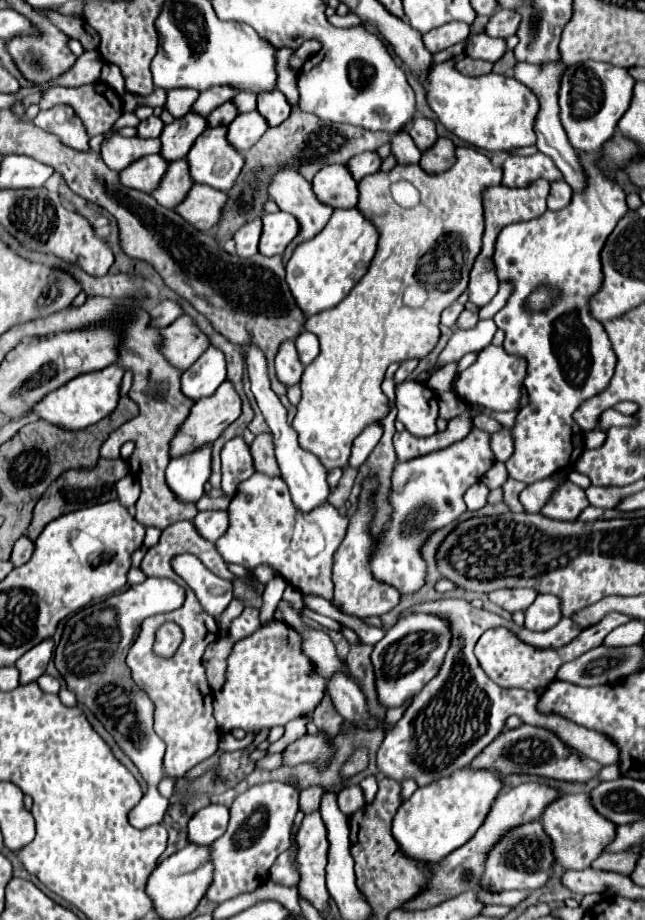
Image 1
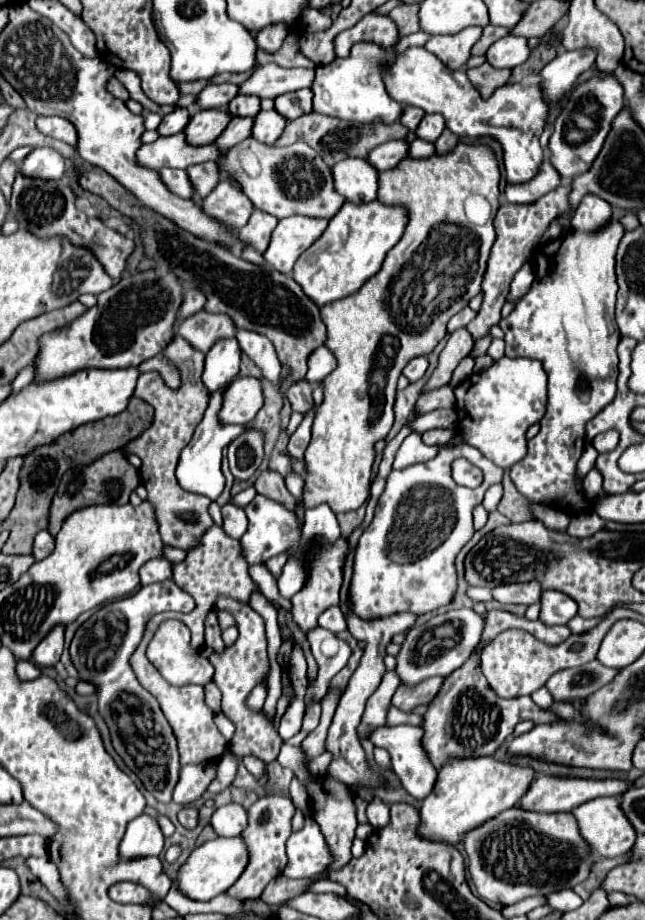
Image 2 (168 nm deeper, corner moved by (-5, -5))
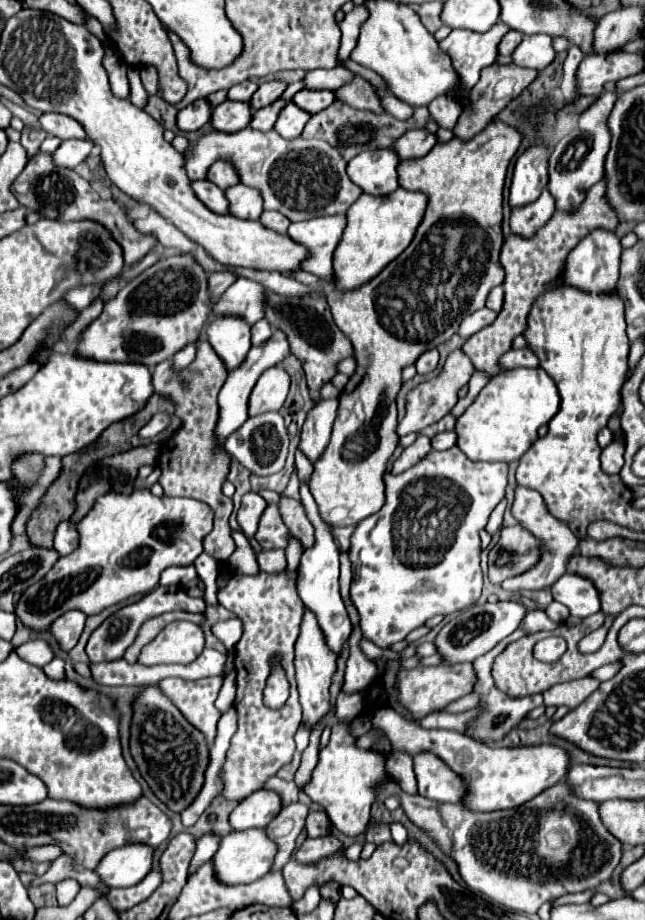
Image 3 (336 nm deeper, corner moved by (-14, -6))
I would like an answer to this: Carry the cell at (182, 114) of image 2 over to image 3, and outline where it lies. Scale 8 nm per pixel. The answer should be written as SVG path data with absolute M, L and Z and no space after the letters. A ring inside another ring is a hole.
M198 99L186 109L178 111L178 127L182 131L198 131L212 117L212 105L208 99Z

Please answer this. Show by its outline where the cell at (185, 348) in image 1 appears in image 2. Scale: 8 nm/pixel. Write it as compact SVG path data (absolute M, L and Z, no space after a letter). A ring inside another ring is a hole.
M201 310L179 326L179 336L183 336L199 352L207 354L217 340L233 338L235 326L227 314L209 314Z

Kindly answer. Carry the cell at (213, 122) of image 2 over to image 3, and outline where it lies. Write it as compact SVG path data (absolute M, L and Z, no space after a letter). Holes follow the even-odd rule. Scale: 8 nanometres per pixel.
M224 101L212 111L212 127L224 133L244 129L252 119L252 107L248 101Z

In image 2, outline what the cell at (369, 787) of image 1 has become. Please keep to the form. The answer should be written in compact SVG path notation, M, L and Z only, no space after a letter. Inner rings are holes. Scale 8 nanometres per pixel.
M373 798L369 804L367 804L367 818L371 822L373 828L381 828L385 826L385 822L389 822L389 806L381 800L381 798Z

